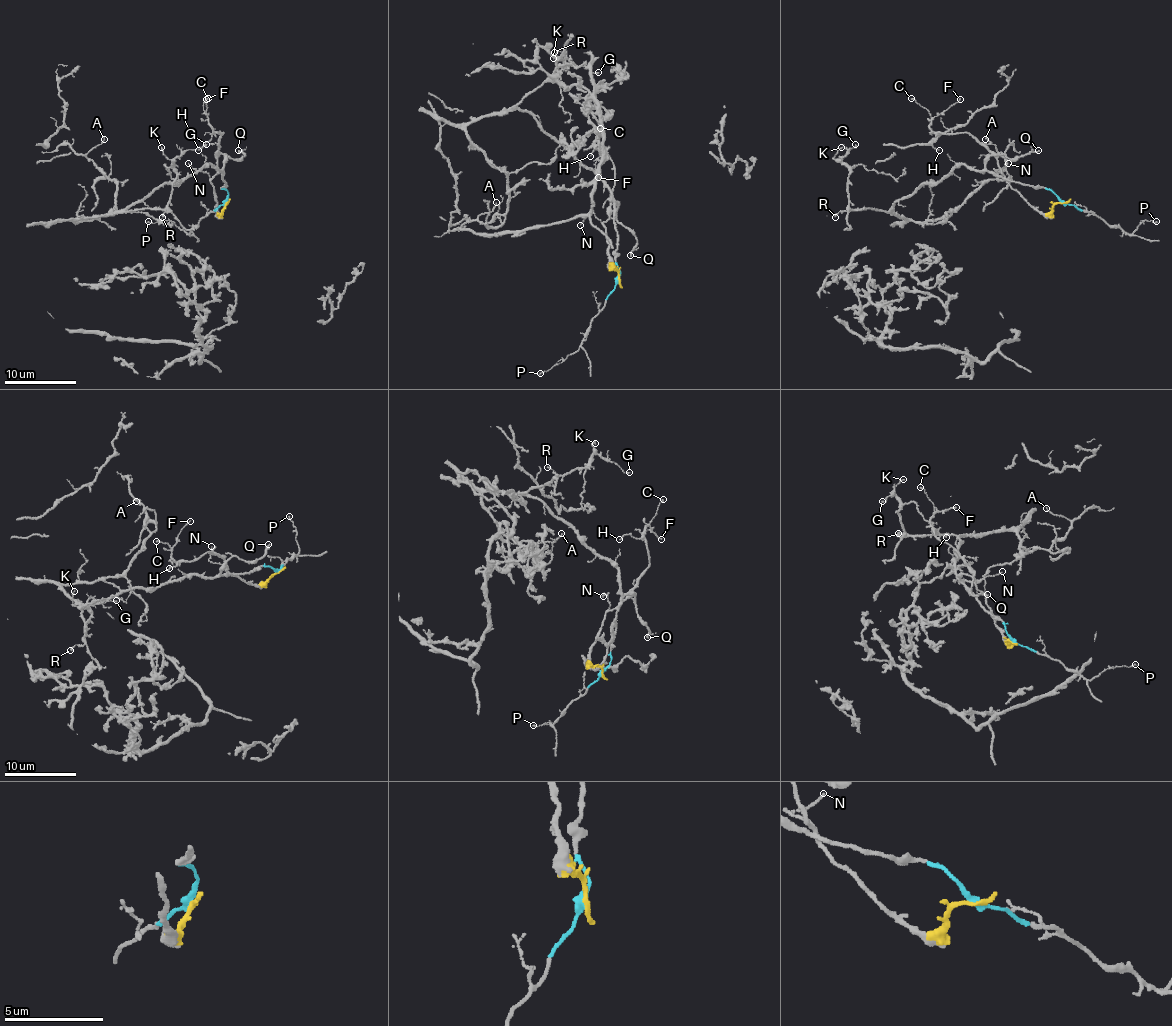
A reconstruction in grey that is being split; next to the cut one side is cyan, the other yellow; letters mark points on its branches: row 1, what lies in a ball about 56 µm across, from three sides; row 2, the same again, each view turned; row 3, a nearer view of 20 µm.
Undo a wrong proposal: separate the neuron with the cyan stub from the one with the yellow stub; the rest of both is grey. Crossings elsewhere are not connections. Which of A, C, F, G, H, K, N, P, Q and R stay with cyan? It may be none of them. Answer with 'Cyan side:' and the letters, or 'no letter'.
Cyan side: A, G, K, P, Q, R

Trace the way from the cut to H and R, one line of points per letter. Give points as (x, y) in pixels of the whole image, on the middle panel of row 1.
H: (618, 281), (618, 273), (611, 263), (609, 238), (602, 225), (609, 218), (614, 164), (596, 150), (589, 155)
R: (618, 281), (620, 268), (616, 265), (611, 189), (532, 116), (518, 107), (562, 62), (553, 51)

